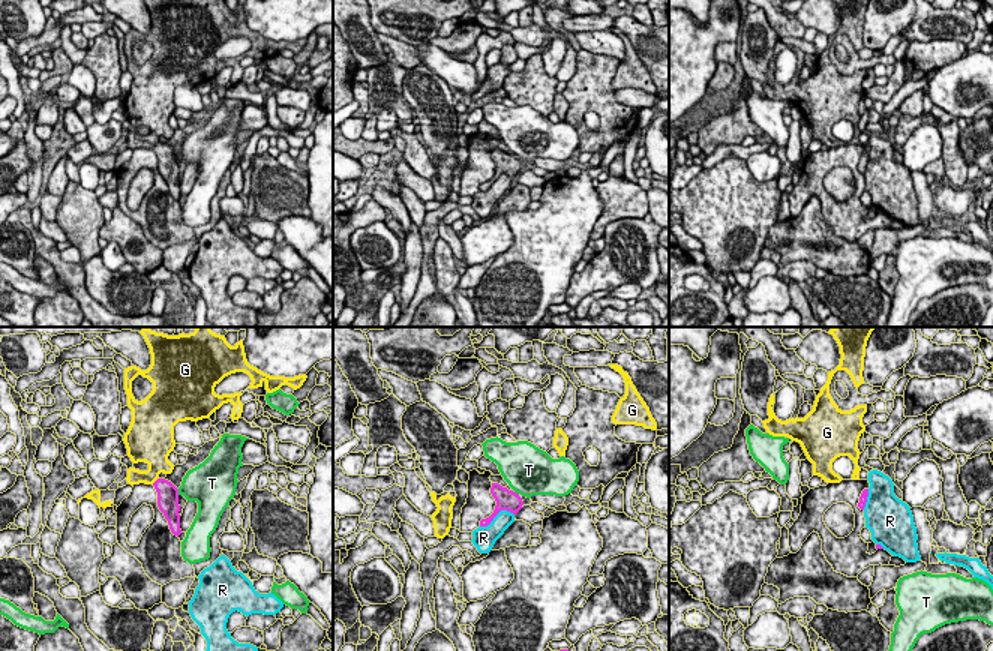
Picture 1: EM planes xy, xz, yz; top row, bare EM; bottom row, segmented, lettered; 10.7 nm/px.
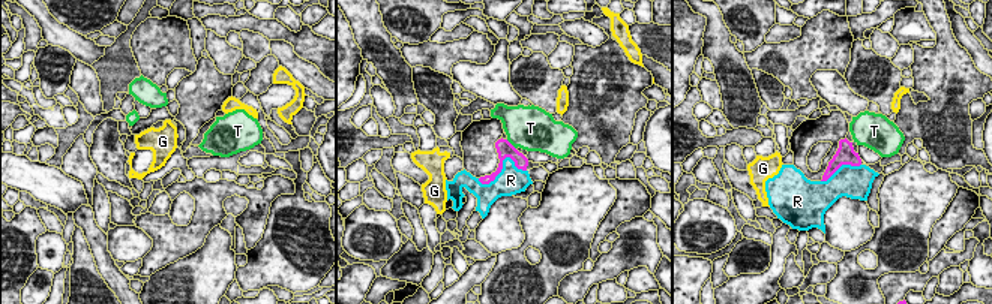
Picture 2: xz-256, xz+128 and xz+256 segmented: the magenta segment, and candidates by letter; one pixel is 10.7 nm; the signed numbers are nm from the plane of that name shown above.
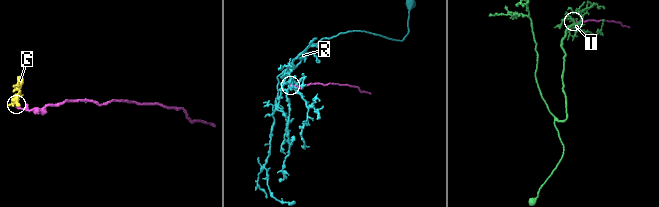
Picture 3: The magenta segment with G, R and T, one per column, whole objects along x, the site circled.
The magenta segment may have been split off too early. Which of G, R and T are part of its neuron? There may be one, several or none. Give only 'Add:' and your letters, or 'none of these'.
Add: G

